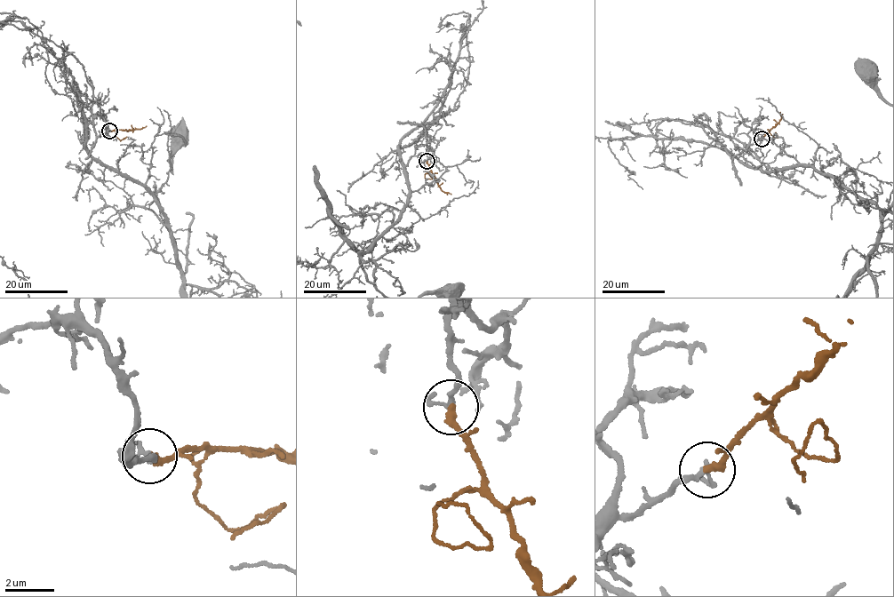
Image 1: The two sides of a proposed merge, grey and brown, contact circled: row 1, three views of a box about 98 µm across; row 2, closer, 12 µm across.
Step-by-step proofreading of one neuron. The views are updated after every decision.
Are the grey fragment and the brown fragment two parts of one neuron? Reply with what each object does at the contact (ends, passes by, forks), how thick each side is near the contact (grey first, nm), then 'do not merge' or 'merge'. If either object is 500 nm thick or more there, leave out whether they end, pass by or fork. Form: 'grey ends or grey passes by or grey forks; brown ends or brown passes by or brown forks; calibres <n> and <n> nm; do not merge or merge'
grey passes by; brown ends; calibres 200 and 280 nm; merge

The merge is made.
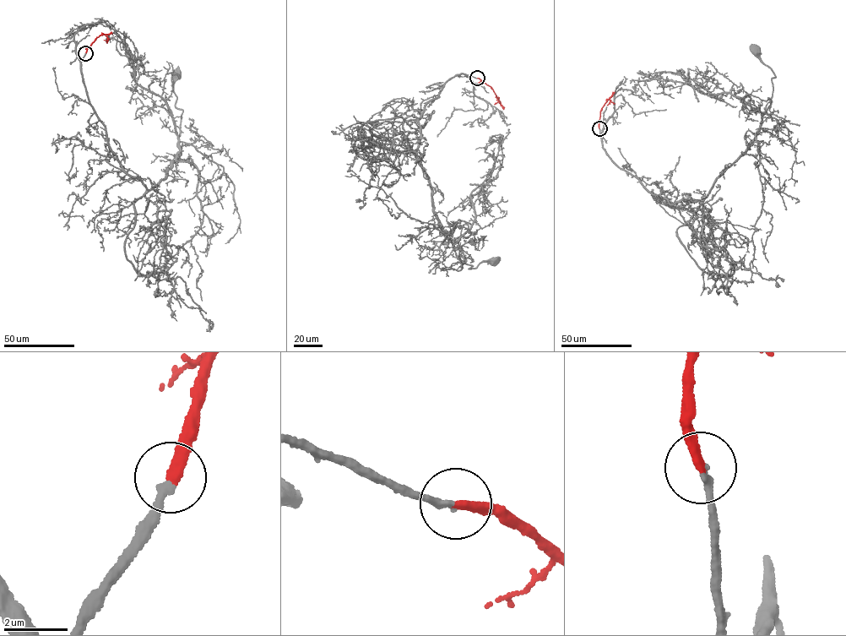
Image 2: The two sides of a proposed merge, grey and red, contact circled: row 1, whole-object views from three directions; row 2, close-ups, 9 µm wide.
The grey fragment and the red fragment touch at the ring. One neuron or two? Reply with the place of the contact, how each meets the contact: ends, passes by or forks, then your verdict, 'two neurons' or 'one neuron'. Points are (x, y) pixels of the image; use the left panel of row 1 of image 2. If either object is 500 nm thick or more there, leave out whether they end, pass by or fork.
(85, 53) | grey ends | red ends | one neuron

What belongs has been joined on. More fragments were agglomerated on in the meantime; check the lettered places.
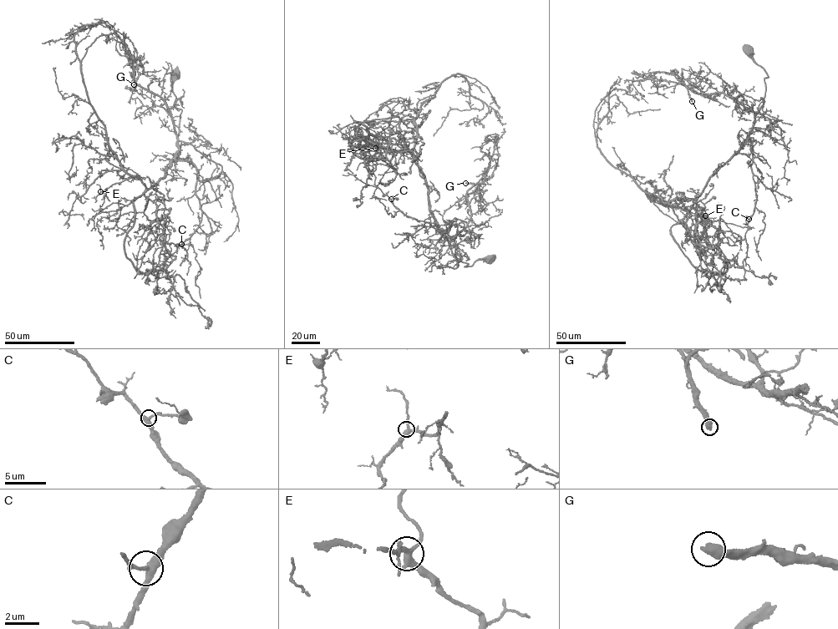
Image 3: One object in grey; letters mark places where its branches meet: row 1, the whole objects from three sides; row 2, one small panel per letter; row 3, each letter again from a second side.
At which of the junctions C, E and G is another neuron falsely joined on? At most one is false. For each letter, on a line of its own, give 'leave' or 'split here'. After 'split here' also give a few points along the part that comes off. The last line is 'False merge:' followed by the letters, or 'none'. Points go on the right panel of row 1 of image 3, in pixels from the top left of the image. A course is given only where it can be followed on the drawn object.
C: leave
E: leave
G: split here | (692, 101), (718, 93)
False merge: G

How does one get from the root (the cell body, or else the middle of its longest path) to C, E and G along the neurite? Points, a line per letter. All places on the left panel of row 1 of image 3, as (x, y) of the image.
C: (176, 73), (175, 106), (181, 113), (175, 159), (195, 167), (195, 195), (202, 212), (199, 226), (181, 244)
E: (176, 73), (172, 88), (175, 106), (181, 110), (178, 151), (165, 175), (148, 189), (135, 177), (100, 191)
G: (176, 73), (175, 106), (181, 110), (177, 140), (163, 99), (133, 79), (136, 68), (134, 84)

